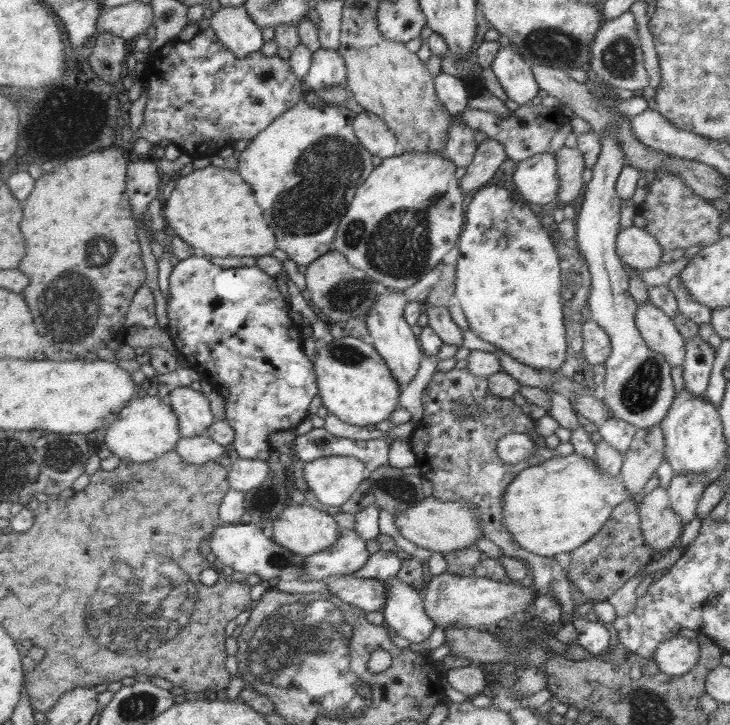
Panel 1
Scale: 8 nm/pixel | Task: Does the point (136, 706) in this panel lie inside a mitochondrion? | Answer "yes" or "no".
yes

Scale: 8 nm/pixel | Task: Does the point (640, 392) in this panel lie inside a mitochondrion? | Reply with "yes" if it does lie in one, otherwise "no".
yes

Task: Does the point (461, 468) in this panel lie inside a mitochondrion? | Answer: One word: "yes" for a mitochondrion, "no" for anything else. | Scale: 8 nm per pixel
no

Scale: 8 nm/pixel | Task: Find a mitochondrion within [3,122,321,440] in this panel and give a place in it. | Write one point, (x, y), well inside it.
(80, 304)

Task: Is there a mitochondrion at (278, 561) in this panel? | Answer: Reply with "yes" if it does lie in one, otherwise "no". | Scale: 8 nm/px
yes

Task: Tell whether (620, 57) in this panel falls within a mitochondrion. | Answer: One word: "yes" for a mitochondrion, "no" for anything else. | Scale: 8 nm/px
yes

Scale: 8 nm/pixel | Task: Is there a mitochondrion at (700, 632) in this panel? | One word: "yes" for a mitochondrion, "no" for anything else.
no

